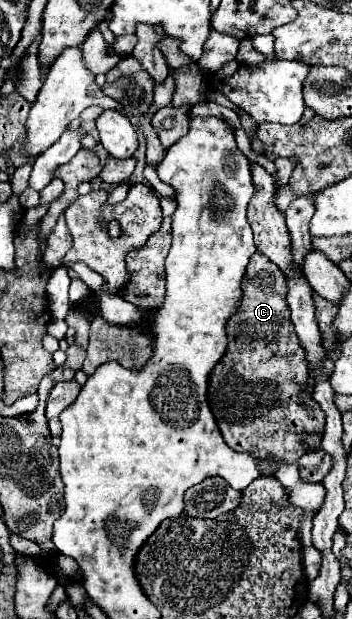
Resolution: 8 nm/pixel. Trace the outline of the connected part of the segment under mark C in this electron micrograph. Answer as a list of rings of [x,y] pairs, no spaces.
[[[261,253],[249,259],[239,309],[227,321],[227,339],[227,351],[209,379],[207,401],[227,445],[255,455],[263,475],[271,475],[275,463],[295,463],[307,453],[299,443],[303,431],[325,433],[325,411],[303,391],[307,363],[289,319],[287,277]]]

